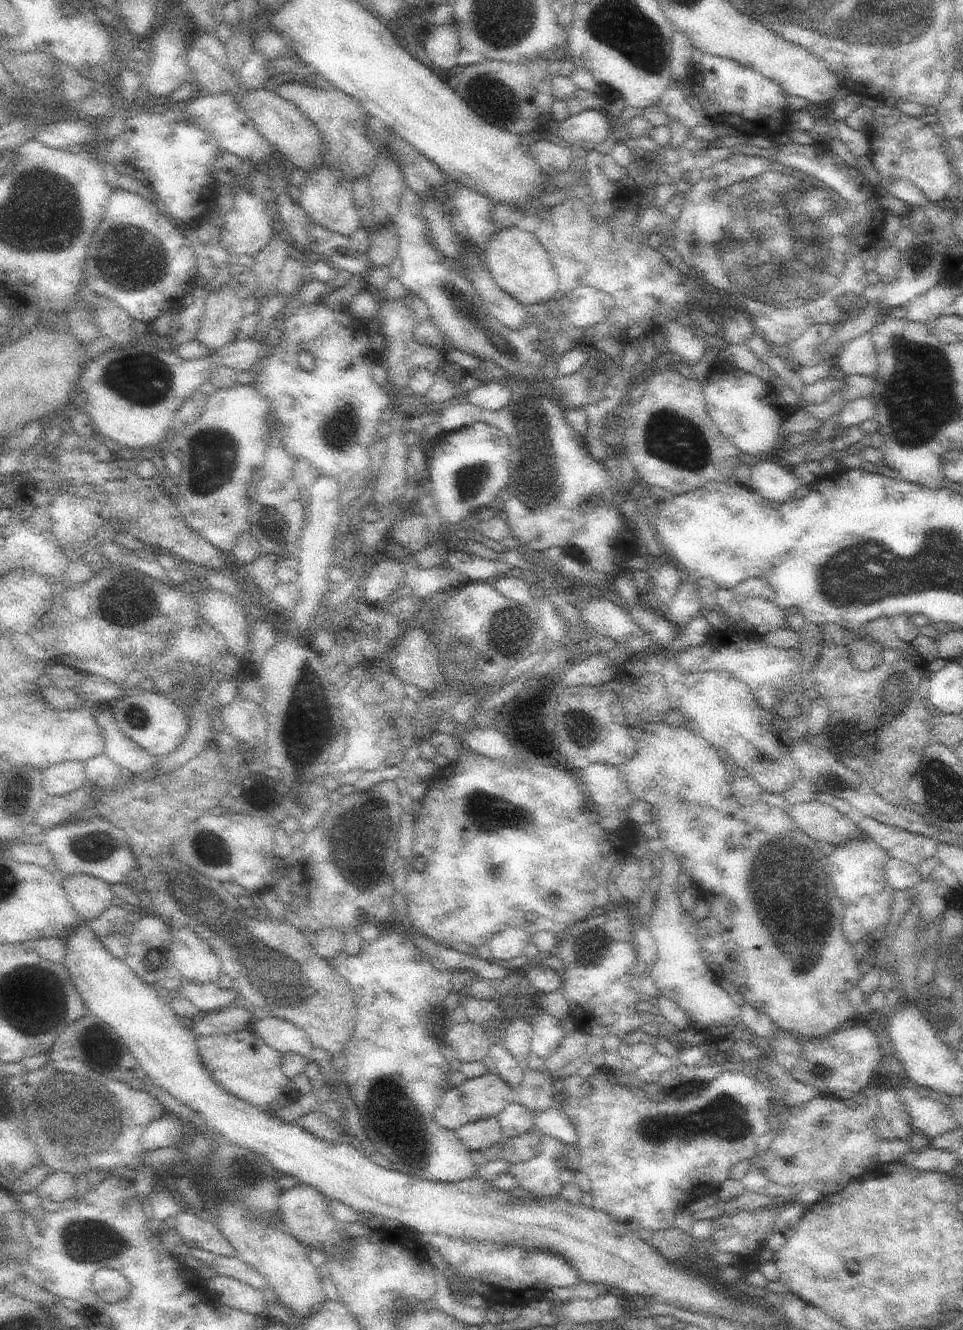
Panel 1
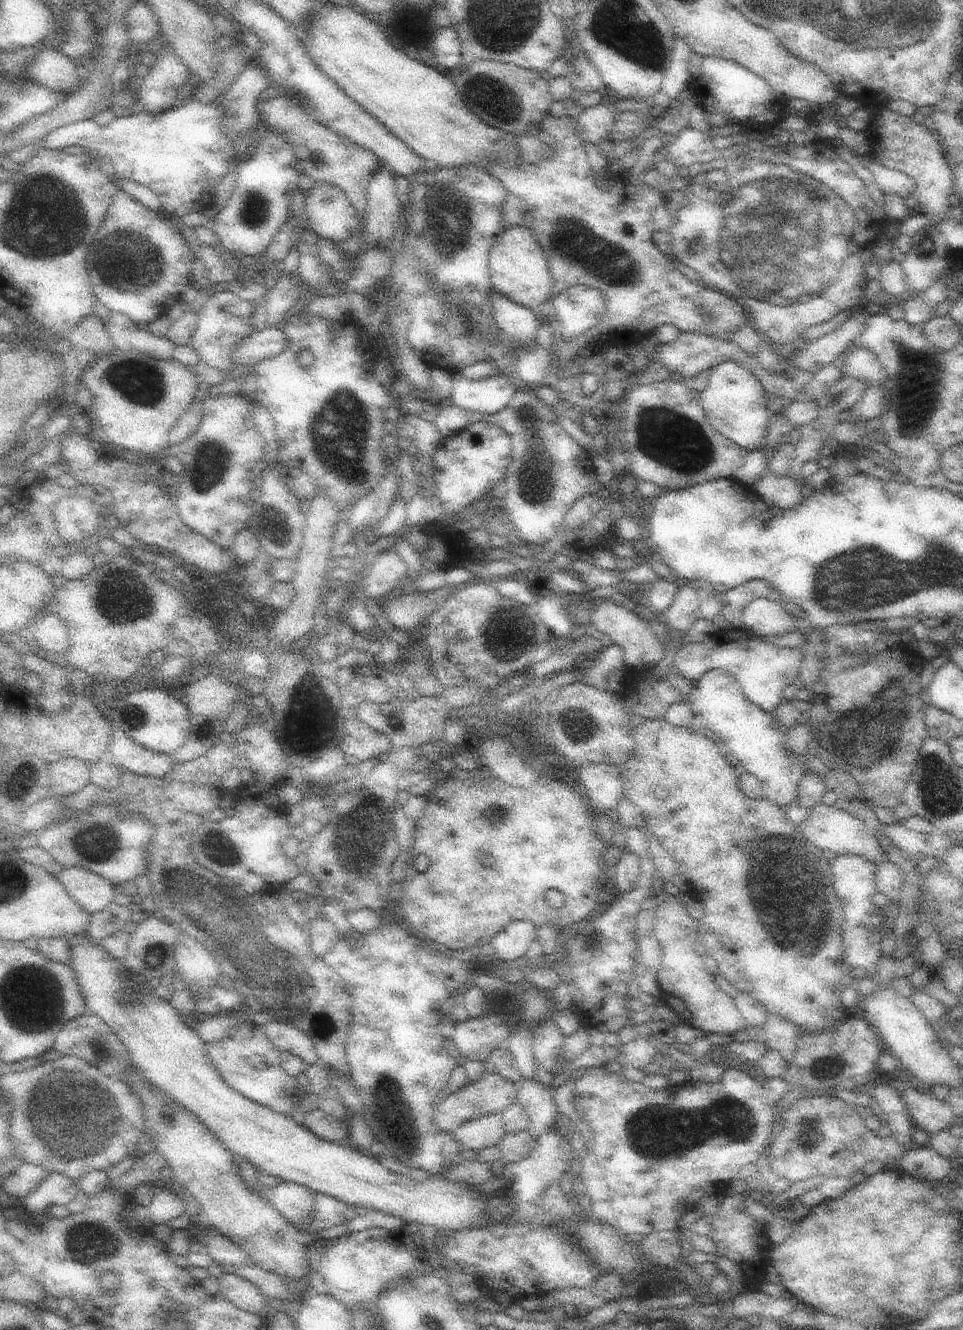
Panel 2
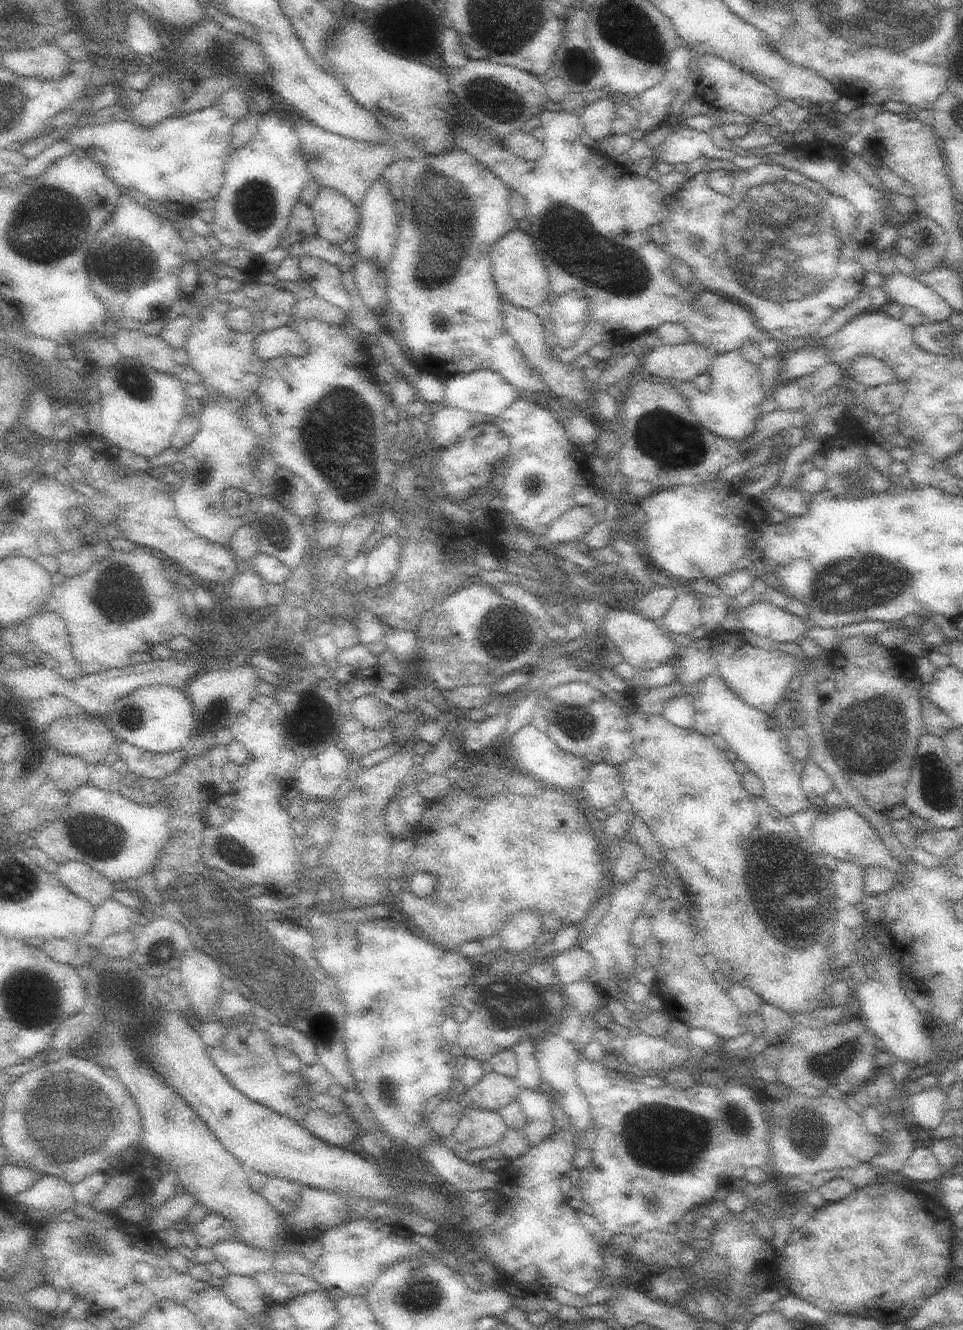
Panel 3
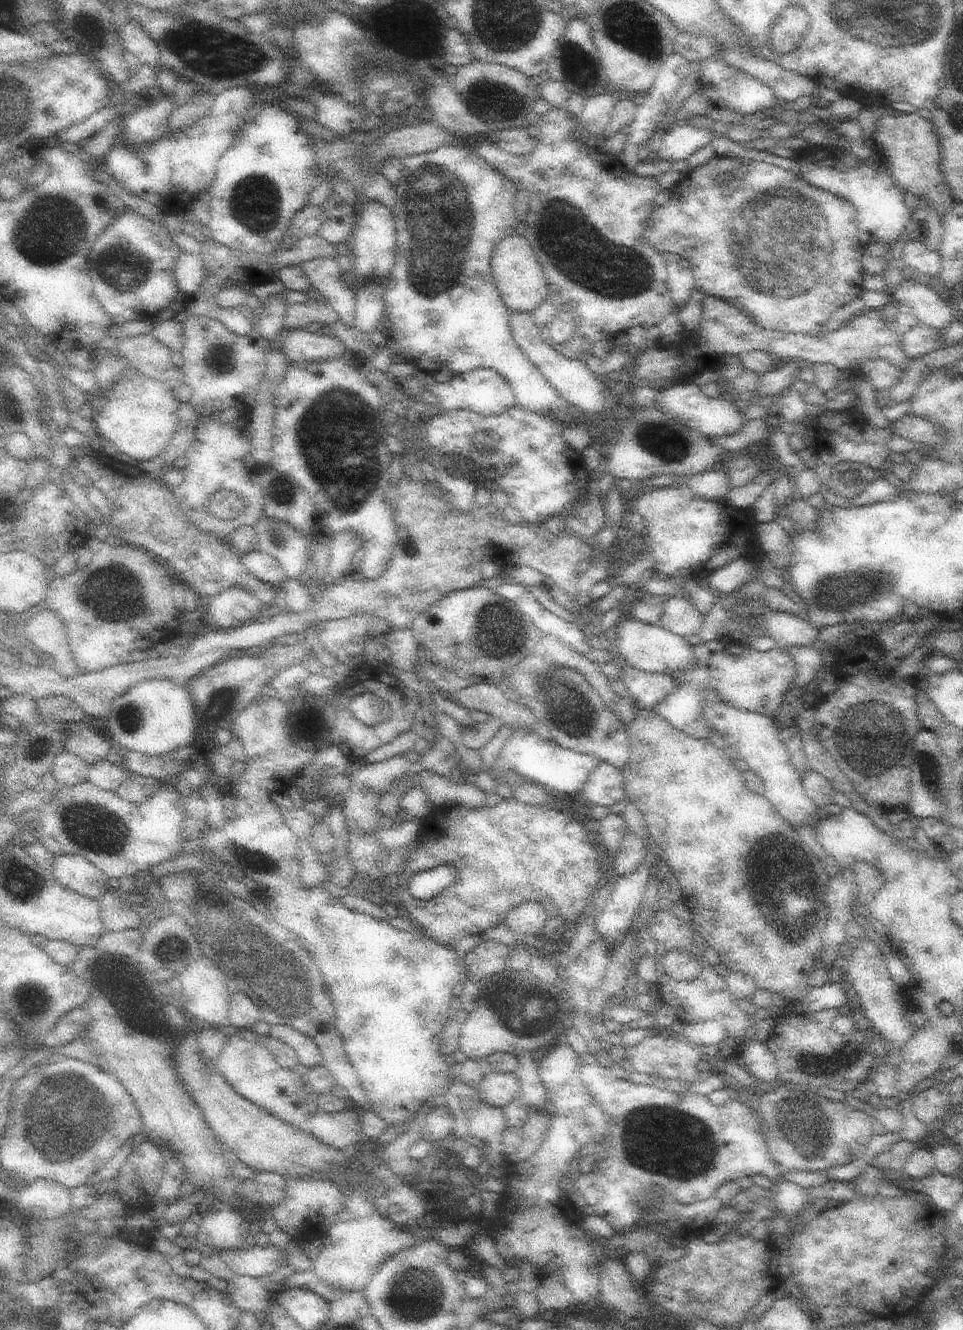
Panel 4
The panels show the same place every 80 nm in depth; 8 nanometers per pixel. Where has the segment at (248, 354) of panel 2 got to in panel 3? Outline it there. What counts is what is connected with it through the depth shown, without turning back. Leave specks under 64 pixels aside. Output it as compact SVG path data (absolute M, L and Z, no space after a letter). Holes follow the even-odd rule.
M282 325L271 331L263 330L255 338L254 350L255 355L265 362L284 355L304 357L309 351L309 346L297 332L288 325Z

